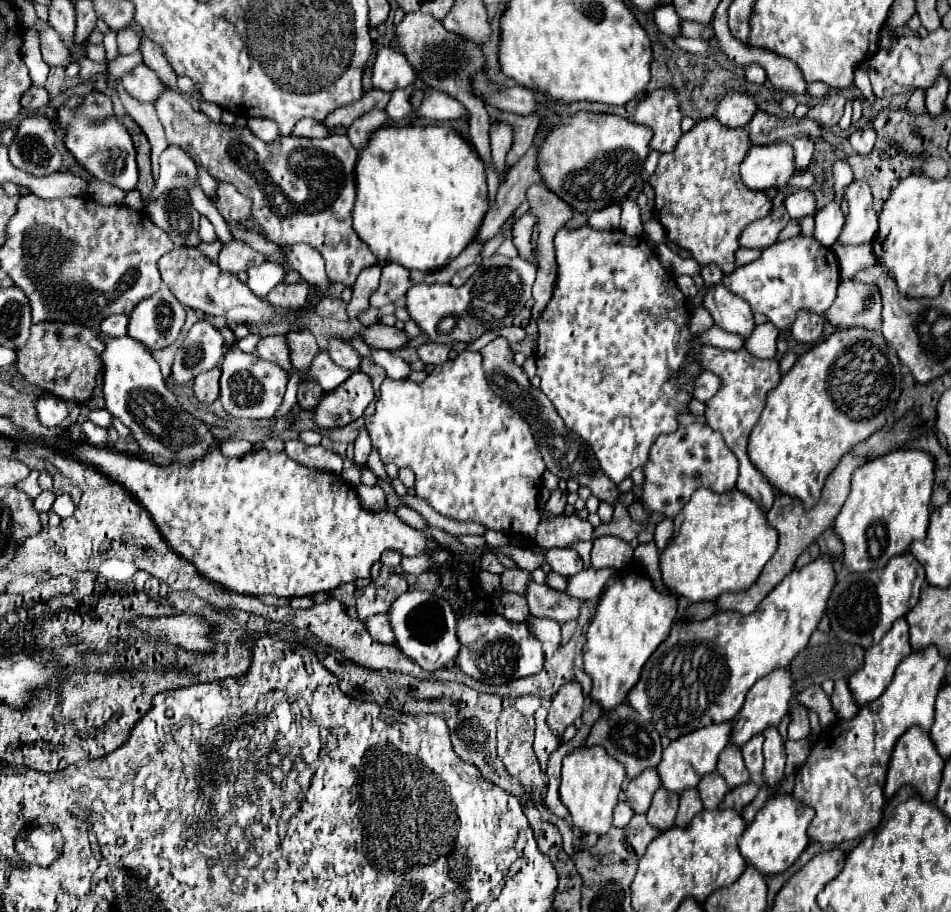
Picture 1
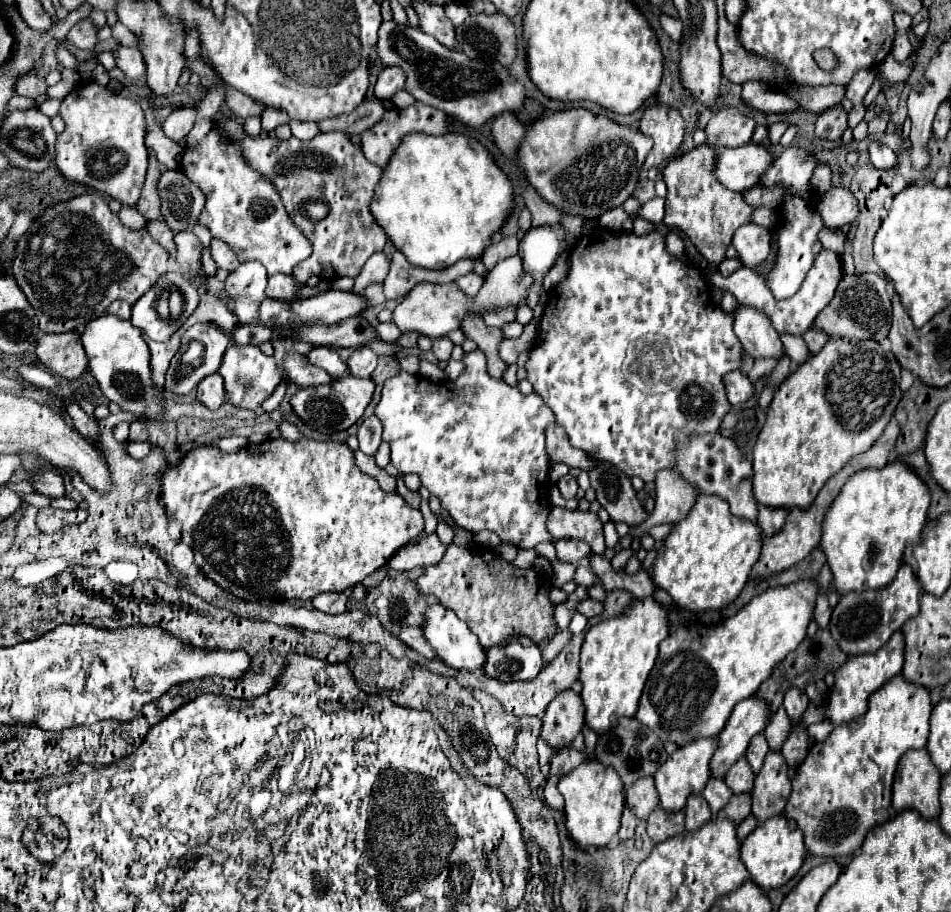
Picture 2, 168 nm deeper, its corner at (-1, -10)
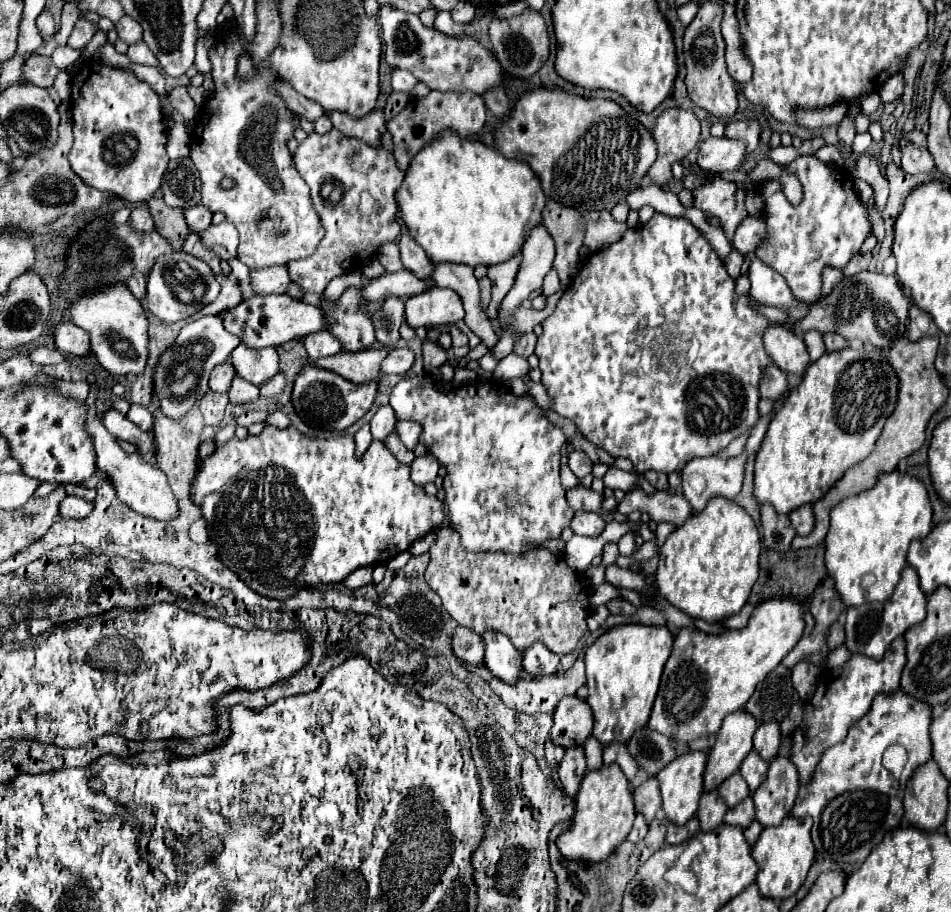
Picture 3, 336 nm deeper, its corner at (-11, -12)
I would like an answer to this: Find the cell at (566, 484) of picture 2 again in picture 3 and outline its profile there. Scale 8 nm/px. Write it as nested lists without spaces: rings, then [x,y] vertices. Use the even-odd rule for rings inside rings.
[[[570,450],[568,452],[568,464],[570,464],[572,472],[578,476],[578,480],[582,480],[586,474],[592,472],[592,460],[580,450]]]

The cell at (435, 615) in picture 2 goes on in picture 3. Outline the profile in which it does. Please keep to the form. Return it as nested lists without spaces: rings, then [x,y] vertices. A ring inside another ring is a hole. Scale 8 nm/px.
[[[500,632],[482,634],[486,642],[486,668],[506,684],[516,684],[524,670],[522,652],[510,642],[508,636]]]

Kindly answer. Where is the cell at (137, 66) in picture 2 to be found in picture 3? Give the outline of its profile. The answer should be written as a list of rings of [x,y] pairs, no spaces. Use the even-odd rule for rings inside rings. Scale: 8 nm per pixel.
[[[124,14],[118,22],[116,22],[116,30],[118,30],[118,38],[122,38],[128,44],[134,44],[136,40],[142,38],[142,26],[128,14]]]

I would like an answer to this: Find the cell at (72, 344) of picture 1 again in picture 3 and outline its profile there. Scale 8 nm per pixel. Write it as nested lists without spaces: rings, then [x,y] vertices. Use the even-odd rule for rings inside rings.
[[[70,320],[58,322],[54,328],[54,340],[56,348],[62,350],[64,354],[72,356],[86,356],[90,354],[90,336]]]

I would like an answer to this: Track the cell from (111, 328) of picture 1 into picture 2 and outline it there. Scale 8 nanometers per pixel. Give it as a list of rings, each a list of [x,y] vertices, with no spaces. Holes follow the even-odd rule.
[[[112,302],[112,306],[110,306],[110,314],[114,314],[114,316],[118,316],[118,318],[122,318],[122,320],[126,320],[126,318],[130,318],[130,304],[128,302]]]

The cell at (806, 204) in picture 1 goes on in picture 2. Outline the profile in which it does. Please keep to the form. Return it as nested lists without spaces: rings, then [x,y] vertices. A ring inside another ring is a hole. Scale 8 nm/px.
[[[836,186],[830,188],[826,194],[822,194],[816,200],[818,216],[824,222],[824,228],[838,230],[854,220],[854,214],[858,214],[858,208],[854,206],[854,198],[850,198],[848,188]]]

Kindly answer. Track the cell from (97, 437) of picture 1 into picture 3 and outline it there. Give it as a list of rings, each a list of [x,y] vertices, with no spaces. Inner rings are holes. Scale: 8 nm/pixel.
[[[132,404],[132,408],[130,408],[130,412],[128,412],[128,418],[134,422],[134,424],[140,424],[140,428],[152,428],[152,424],[154,424],[154,418],[152,418],[152,414],[150,414],[150,410],[146,408],[146,406],[142,406],[142,404]]]

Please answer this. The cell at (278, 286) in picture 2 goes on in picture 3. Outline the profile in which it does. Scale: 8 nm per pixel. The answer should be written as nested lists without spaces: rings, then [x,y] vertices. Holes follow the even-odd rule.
[[[266,266],[250,270],[250,284],[254,292],[286,292],[290,276],[286,266]]]

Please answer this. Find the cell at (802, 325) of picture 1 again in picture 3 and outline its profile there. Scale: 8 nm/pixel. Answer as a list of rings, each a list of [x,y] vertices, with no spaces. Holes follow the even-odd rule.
[[[834,332],[824,334],[824,342],[826,342],[826,350],[828,352],[836,352],[836,350],[842,350],[842,348],[848,346],[848,340],[838,336],[838,334],[834,334]]]

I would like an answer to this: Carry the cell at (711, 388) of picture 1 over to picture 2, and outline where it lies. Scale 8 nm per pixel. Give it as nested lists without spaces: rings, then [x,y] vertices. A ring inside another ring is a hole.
[[[734,370],[730,374],[724,374],[724,386],[726,386],[726,400],[732,408],[738,408],[748,402],[748,398],[754,394],[754,388],[748,380],[748,376],[740,370]]]

